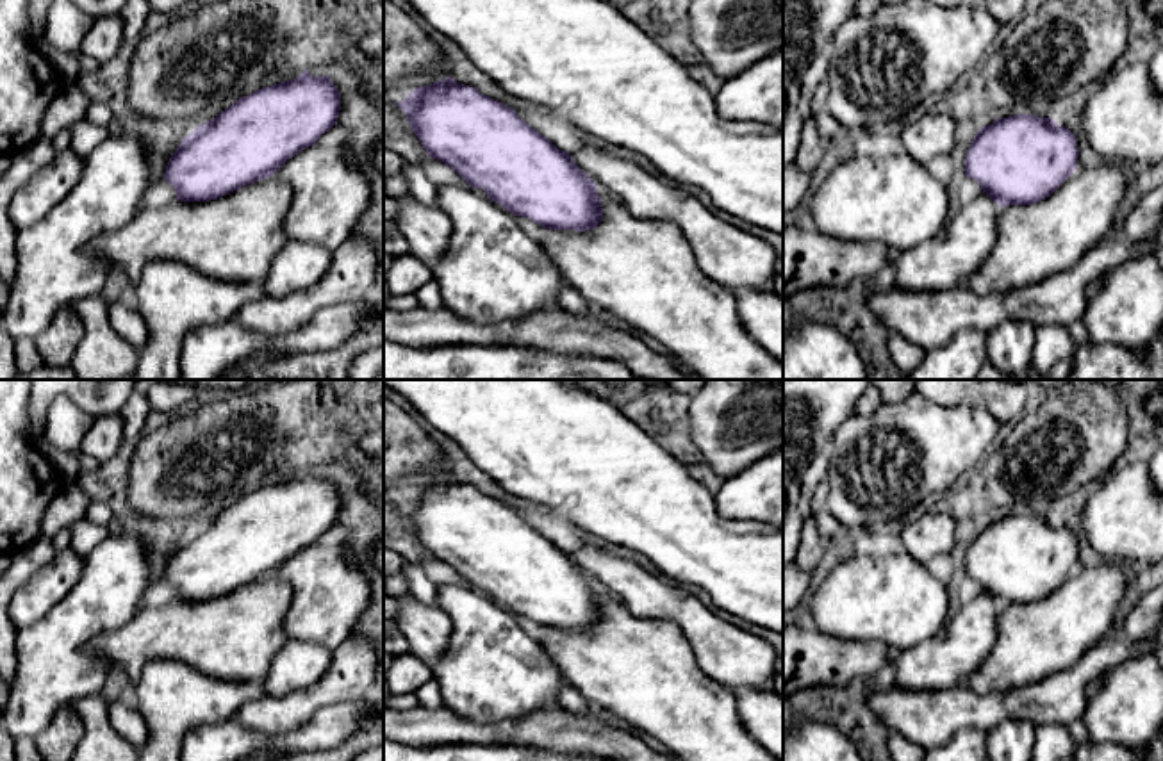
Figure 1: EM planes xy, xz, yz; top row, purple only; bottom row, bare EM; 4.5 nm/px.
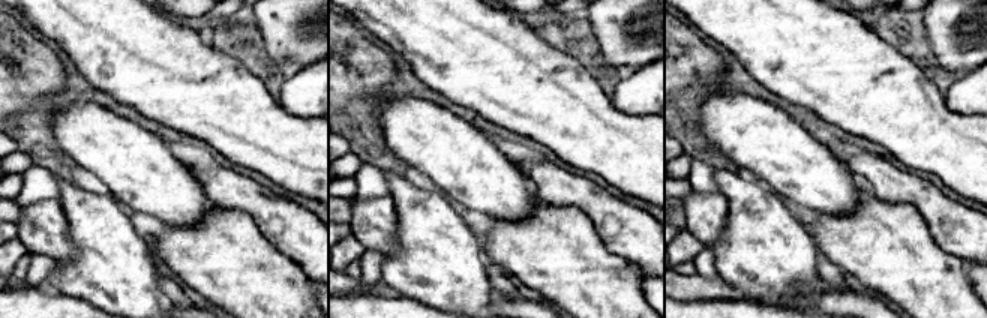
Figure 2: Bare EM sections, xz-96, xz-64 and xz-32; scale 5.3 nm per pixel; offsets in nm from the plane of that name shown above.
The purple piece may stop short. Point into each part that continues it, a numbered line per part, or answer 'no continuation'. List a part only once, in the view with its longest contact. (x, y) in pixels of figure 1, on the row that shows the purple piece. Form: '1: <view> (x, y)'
no continuation

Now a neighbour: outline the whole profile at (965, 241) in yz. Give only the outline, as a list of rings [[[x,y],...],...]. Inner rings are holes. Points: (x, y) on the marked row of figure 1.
[[[983,192],[963,205],[935,239],[919,248],[892,253],[881,283],[926,292],[963,285],[990,255],[999,212],[999,203]]]

